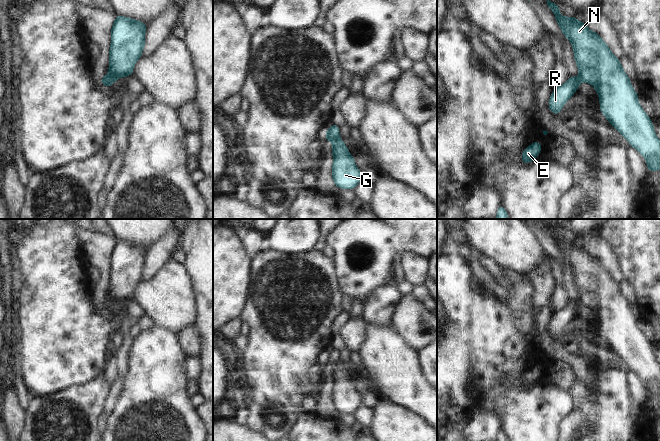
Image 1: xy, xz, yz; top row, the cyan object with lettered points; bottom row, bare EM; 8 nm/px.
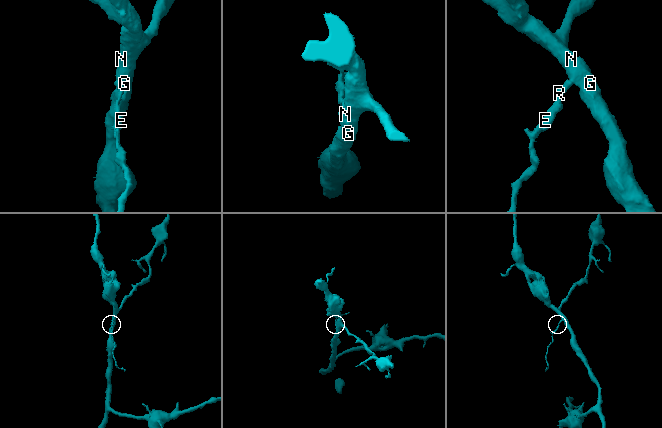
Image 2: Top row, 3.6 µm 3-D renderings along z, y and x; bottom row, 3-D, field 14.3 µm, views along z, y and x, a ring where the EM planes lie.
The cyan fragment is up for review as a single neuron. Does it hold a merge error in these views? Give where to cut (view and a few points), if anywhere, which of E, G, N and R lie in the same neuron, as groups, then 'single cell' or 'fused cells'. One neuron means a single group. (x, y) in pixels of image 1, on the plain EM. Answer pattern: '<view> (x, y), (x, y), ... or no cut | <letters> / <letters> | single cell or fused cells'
xy (109, 297), (115, 303) | E R / G N | fused cells

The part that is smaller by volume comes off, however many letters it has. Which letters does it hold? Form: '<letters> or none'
E, R

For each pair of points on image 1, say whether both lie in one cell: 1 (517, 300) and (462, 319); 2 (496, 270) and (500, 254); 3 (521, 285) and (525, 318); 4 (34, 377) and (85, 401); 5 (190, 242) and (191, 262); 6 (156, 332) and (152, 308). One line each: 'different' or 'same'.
1: different
2: different
3: same
4: different
5: same
6: different

